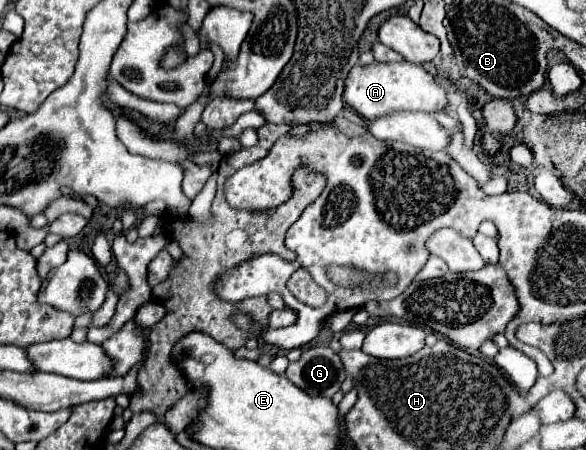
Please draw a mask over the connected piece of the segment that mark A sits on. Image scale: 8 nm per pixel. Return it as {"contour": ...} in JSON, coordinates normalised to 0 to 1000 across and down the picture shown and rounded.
{"contour":[[[638,138],[631,147],[608,142],[587,196],[587,227],[621,267],[638,267],[638,258],[669,253],[676,244],[717,244],[717,249],[751,249],[761,236],[761,209],[741,169],[703,138]]]}

